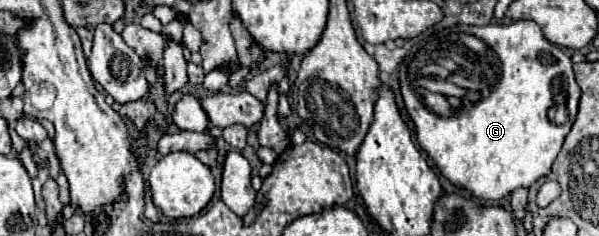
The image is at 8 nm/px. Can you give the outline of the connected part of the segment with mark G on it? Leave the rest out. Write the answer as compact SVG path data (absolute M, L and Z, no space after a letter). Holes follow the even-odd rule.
M517 20L505 26L457 24L421 36L419 42L411 46L399 64L399 84L407 114L415 124L417 142L437 164L439 172L453 186L469 190L475 198L501 200L517 188L529 188L551 172L551 164L575 122L581 96L571 66L573 62L567 52L547 42L541 28L531 20ZM433 94L445 96L451 104L451 114L439 112L439 106L433 104ZM561 104L567 108L569 120L565 124L555 124L549 112Z

